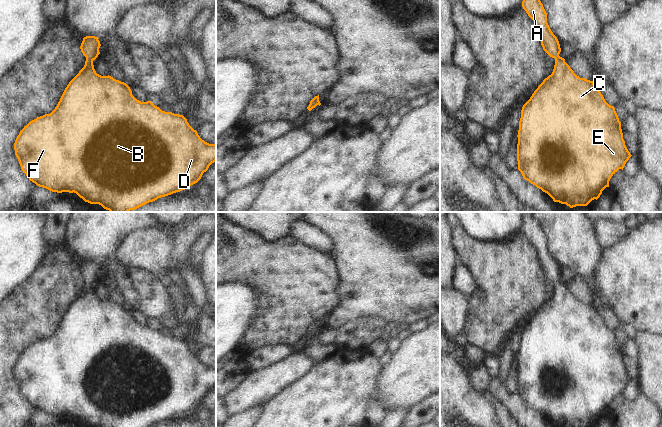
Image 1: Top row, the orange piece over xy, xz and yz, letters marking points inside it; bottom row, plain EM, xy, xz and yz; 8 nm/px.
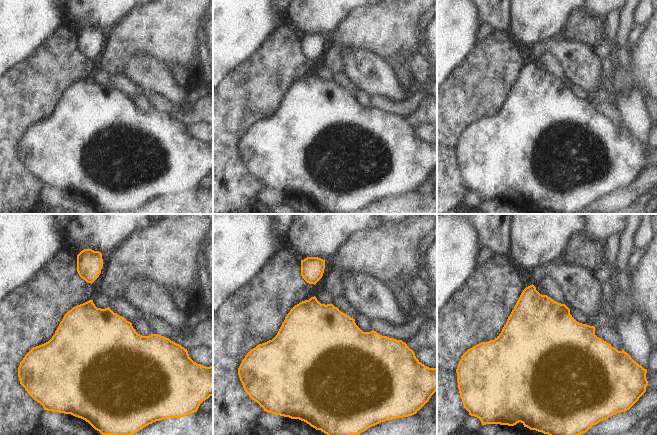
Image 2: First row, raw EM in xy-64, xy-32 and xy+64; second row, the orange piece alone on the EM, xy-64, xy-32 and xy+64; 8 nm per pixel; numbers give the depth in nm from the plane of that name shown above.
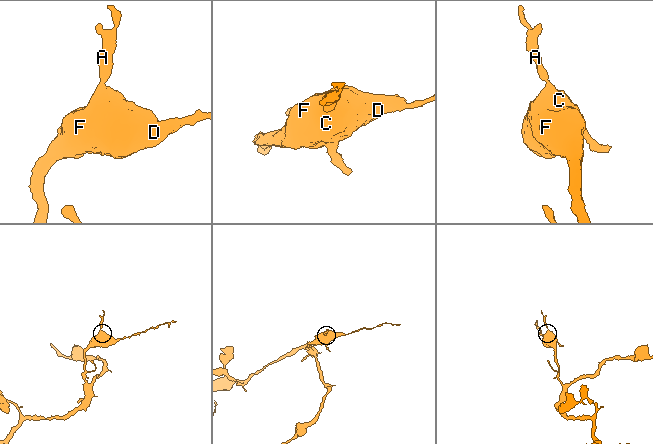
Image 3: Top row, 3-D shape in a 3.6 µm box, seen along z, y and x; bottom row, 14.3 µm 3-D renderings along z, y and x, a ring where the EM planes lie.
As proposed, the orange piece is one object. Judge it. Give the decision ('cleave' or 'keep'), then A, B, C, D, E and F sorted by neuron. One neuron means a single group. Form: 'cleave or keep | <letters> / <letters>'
keep | A B C D E F

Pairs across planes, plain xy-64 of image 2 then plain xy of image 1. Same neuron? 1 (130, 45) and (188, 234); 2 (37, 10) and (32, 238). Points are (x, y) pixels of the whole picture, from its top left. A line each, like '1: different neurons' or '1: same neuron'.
1: same neuron
2: same neuron

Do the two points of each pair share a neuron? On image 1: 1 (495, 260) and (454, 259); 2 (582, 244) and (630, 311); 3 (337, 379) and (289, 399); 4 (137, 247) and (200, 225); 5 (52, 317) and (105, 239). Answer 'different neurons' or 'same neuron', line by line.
1: different neurons
2: different neurons
3: same neuron
4: same neuron
5: different neurons

